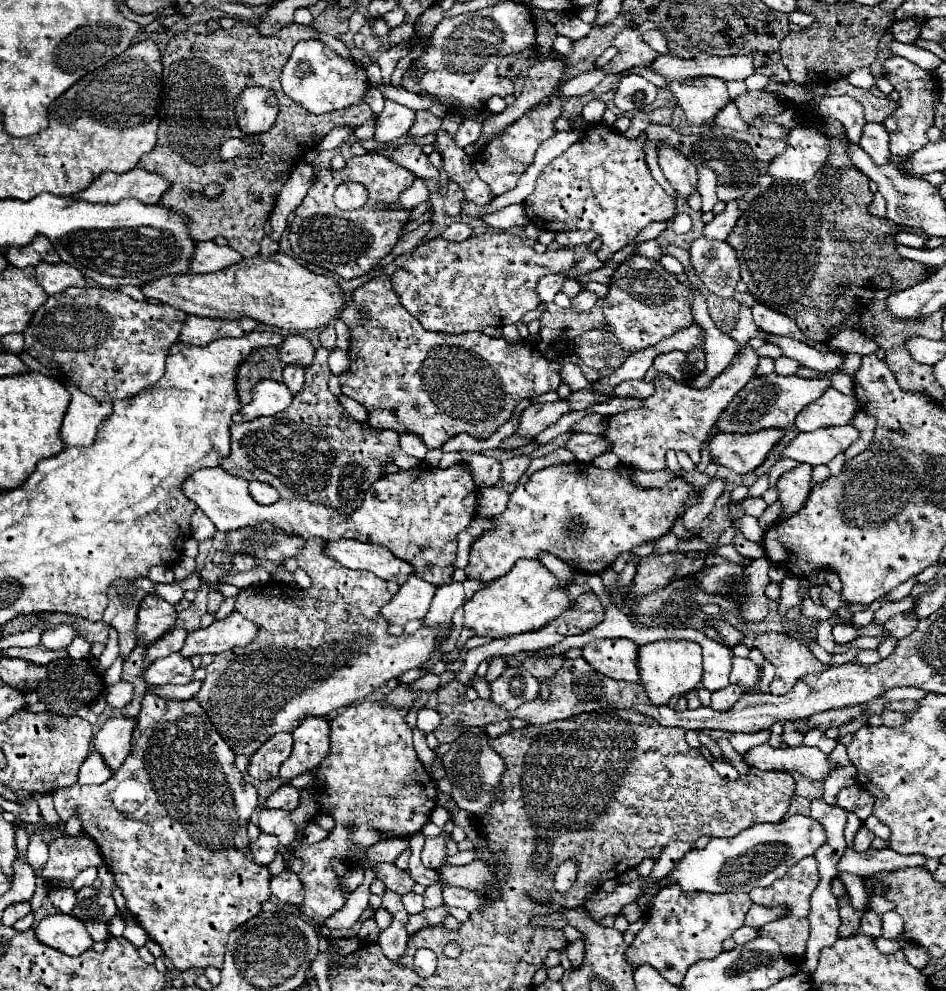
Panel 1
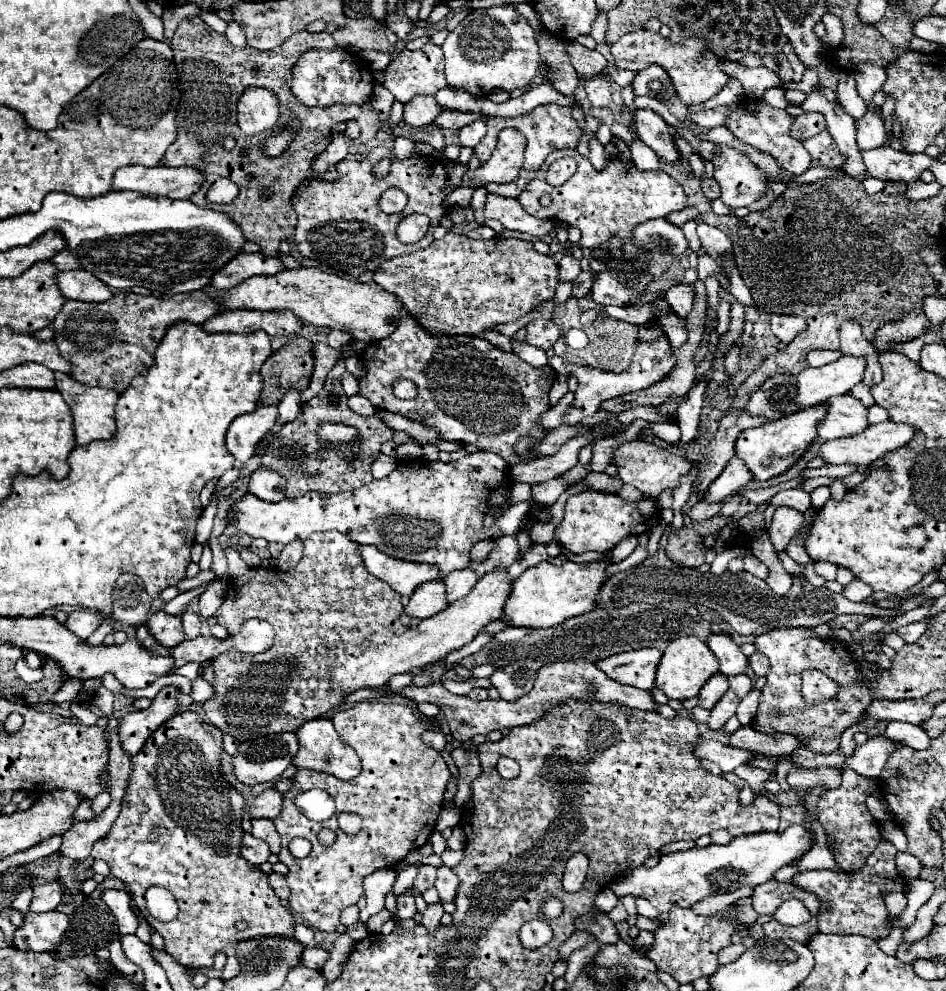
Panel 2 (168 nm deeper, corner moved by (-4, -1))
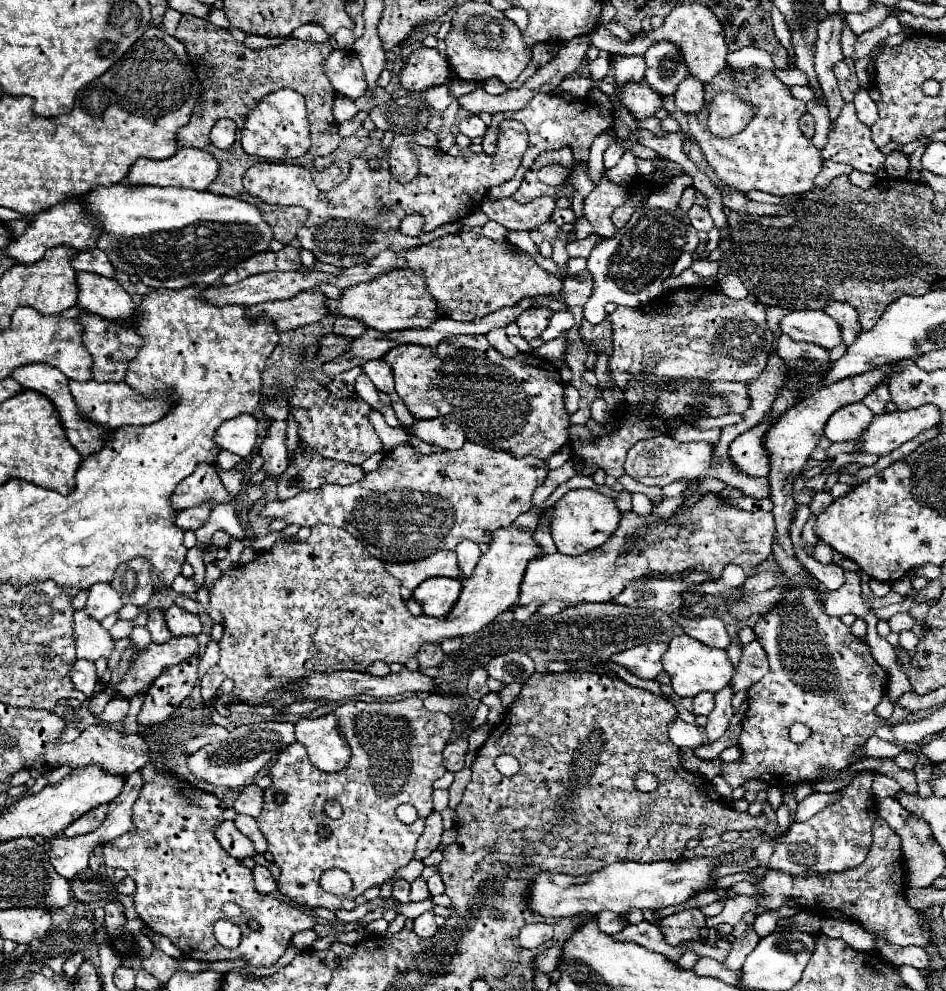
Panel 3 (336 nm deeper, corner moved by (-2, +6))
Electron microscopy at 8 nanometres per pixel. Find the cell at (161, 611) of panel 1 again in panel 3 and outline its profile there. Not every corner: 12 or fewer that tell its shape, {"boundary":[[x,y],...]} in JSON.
{"boundary":[[171,605],[165,623],[173,637],[199,635],[197,615]]}

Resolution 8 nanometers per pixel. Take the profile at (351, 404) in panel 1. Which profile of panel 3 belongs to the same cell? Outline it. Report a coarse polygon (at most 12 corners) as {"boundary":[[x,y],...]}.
{"boundary":[[447,417],[417,419],[409,431],[441,449],[461,449],[463,429]]}

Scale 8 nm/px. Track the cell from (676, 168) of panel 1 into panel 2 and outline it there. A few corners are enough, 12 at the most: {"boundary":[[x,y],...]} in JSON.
{"boundary":[[637,110],[637,136],[657,156],[677,162],[667,122],[653,110]]}

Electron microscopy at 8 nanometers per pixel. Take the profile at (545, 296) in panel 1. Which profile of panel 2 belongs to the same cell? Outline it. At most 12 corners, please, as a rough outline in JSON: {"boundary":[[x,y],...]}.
{"boundary":[[569,252],[559,260],[559,278],[573,280],[581,270]]}

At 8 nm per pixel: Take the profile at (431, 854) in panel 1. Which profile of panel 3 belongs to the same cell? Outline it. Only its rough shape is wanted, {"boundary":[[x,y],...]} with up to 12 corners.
{"boundary":[[417,877],[411,883],[411,901],[429,899],[427,881]]}

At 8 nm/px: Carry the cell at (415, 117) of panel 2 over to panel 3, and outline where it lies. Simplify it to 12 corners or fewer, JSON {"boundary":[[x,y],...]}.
{"boundary":[[433,85],[425,101],[433,111],[445,111],[453,99],[449,85]]}

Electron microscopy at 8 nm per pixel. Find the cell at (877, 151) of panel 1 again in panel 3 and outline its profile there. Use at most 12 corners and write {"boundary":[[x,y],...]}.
{"boundary":[[857,89],[855,109],[863,125],[877,121],[877,103],[867,89]]}

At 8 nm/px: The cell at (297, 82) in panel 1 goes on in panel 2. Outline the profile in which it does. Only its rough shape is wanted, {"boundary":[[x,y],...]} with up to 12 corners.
{"boundary":[[343,48],[305,52],[291,92],[305,106],[363,106],[365,60]]}

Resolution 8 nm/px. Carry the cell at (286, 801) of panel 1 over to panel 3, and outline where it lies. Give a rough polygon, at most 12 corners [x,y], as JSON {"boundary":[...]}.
{"boundary":[[247,785],[233,803],[241,815],[257,817],[263,805],[263,789]]}

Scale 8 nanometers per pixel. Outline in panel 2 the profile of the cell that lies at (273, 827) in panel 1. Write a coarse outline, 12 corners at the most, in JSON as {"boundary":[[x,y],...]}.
{"boundary":[[267,818],[251,820],[251,834],[279,854],[281,840]]}

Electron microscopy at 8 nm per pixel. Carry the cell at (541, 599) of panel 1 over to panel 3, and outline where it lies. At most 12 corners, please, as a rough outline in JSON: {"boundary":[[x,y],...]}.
{"boundary":[[713,493],[665,521],[623,513],[579,557],[531,559],[519,603],[605,603],[649,573],[747,575],[773,513]]}

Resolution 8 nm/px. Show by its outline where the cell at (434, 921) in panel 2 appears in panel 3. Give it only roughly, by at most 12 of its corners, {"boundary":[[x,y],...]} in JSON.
{"boundary":[[425,911],[415,919],[413,931],[419,937],[437,933],[435,913]]}

